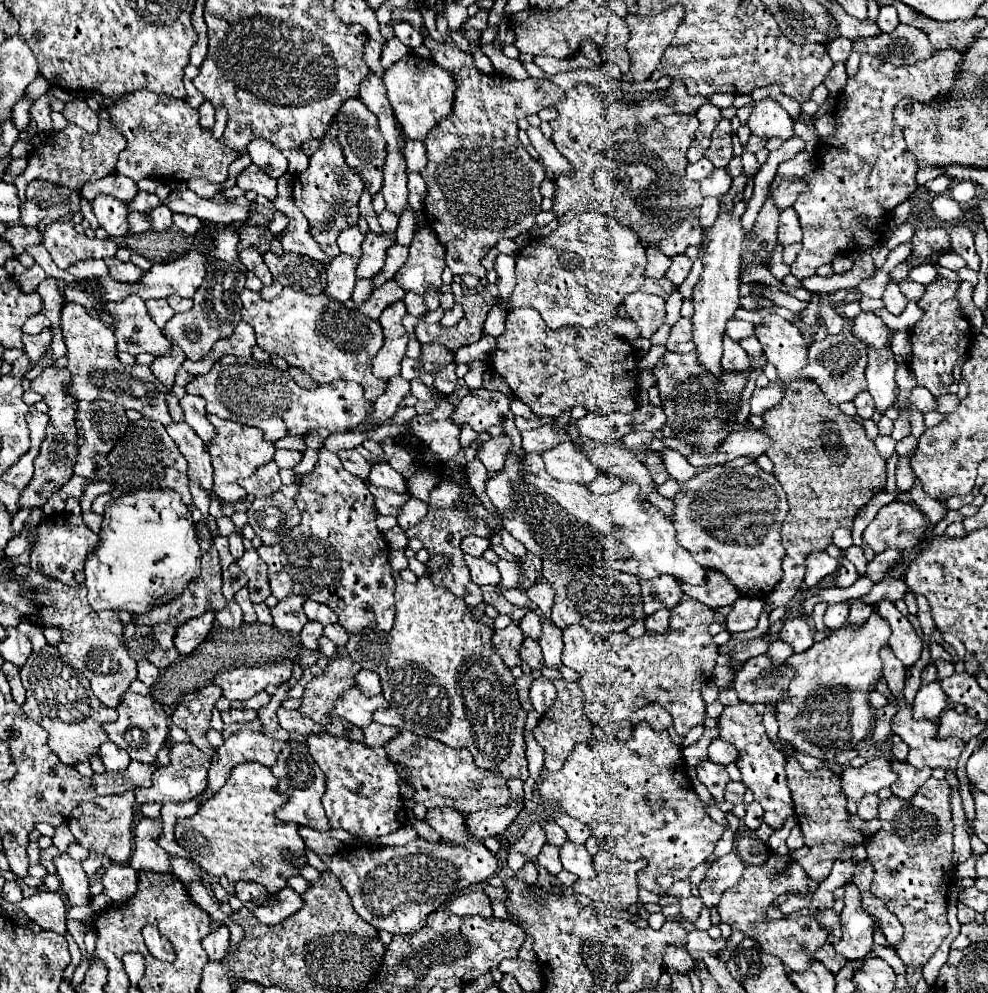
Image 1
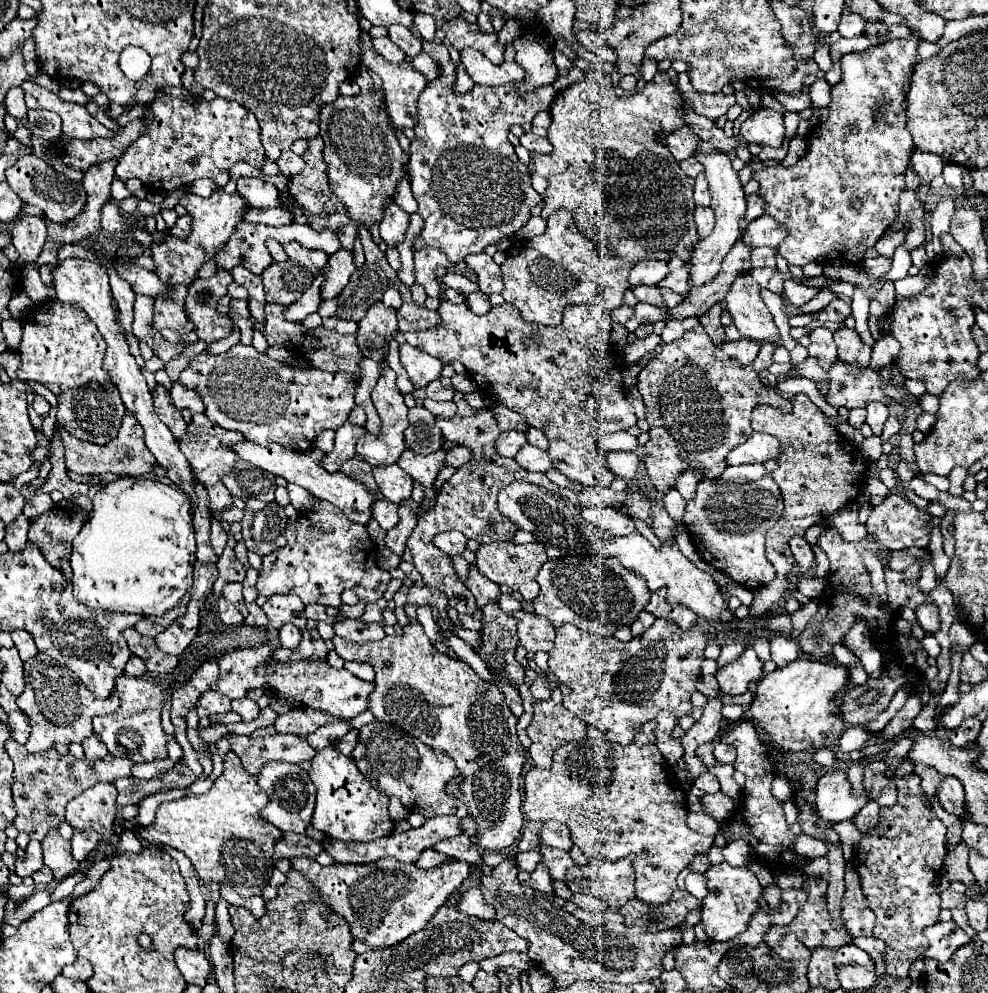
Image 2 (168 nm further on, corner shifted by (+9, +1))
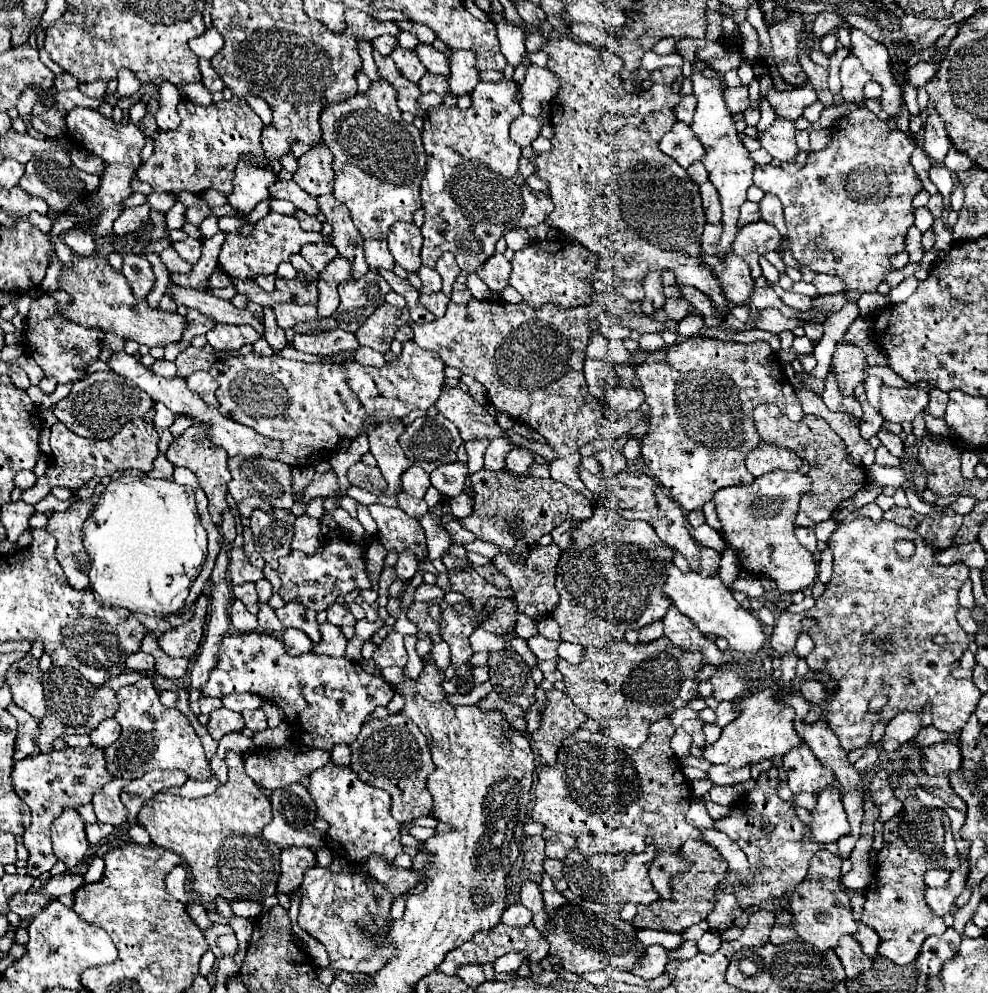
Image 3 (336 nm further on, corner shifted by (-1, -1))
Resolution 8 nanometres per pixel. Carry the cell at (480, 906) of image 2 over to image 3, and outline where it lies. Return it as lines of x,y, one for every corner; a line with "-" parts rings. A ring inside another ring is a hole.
510,904
500,918
500,922
508,926
528,926
530,920
532,920
532,912
522,904

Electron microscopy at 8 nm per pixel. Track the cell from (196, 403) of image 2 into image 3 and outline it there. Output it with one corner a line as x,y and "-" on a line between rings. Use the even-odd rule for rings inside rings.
194,372
194,374
190,374
190,376
186,378
186,384
188,384
190,390
198,392
198,396
202,396
202,400
204,400
206,404
218,408
218,400
216,400
216,396
214,396
218,384
210,378
208,372

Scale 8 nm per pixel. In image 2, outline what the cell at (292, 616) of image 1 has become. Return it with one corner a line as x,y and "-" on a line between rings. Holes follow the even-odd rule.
276,594
276,596
272,596
262,606
262,610
270,618
270,626
274,626
274,628
284,626
286,622
292,622
300,630
306,628
304,604
300,602
298,596
292,596
292,594

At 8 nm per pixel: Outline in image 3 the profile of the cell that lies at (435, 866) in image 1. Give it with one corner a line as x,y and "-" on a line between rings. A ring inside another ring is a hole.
314,866
304,872
298,926
324,944
332,968
370,974
382,968
382,964
390,958
390,948
374,948
372,938
382,936
382,932
390,928
390,910
394,900
396,898
386,892
386,886
378,884
378,880
368,874
342,874
-
358,920
370,920
370,936
358,926

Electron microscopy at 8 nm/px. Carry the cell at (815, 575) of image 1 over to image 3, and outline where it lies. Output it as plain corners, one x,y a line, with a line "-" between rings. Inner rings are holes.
796,528
796,538
808,552
816,554
816,536
812,528

